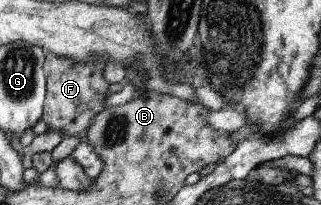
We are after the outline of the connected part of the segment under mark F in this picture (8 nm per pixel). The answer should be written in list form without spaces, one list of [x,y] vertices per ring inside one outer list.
[[[45,52],[42,70],[45,78],[45,96],[41,110],[41,120],[47,130],[60,132],[62,137],[75,136],[83,140],[92,118],[104,107],[104,98],[108,94],[108,83],[102,77],[105,62],[84,62],[78,64],[68,58],[56,58]]]

